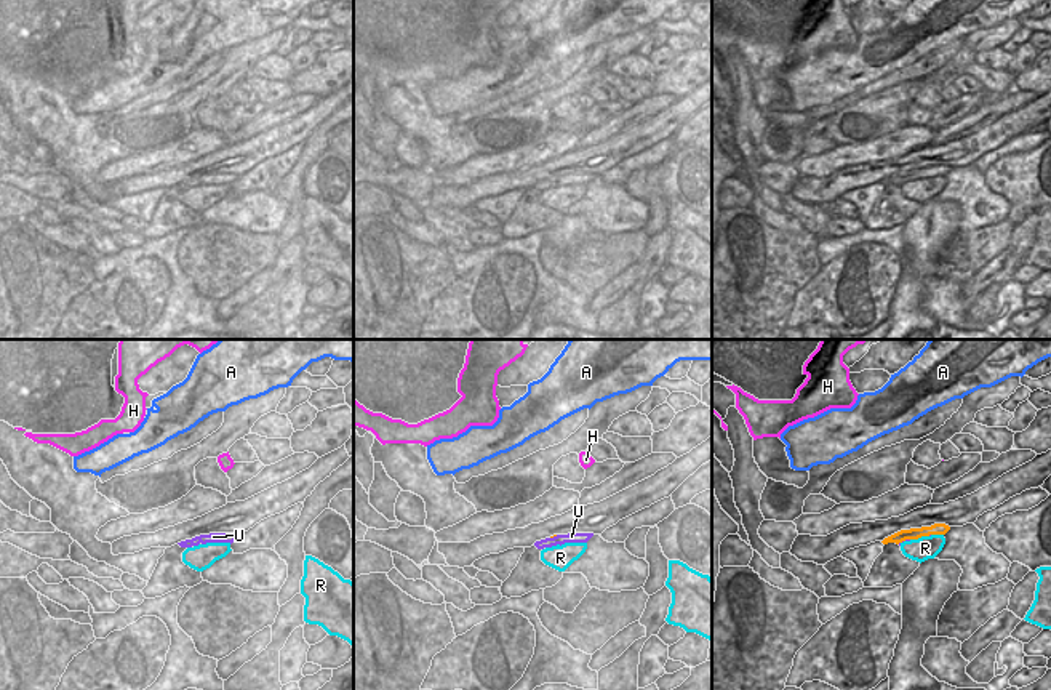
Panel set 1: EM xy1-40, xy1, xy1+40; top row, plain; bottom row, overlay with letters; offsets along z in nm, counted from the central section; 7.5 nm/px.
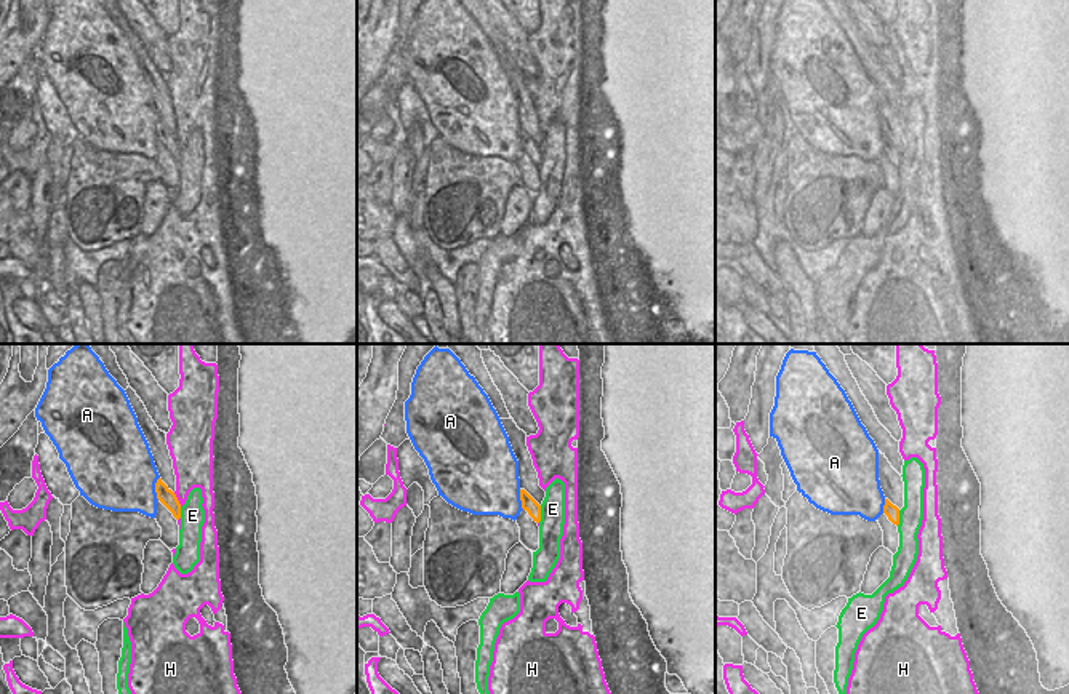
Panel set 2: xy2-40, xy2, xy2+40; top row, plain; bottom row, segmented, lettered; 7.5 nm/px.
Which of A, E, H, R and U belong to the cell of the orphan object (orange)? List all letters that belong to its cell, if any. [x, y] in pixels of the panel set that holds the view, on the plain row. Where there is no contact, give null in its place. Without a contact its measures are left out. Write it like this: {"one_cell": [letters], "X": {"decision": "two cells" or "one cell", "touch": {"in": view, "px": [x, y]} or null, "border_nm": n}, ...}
{"one_cell": ["U"], "A": {"decision": "two cells", "touch": {"in": "xy2-40", "px": [156, 130]}, "border_nm": 180}, "E": {"decision": "two cells", "touch": {"in": "xy2", "px": [540, 155]}, "border_nm": 130}, "H": {"decision": "two cells", "touch": {"in": "xy2-40", "px": [176, 141]}, "border_nm": 130}, "R": {"decision": "two cells", "touch": {"in": "xy1+40", "px": [919, 178]}, "border_nm": 150}, "U": {"decision": "one cell", "touch": {"in": "xy1+40", "px": [903, 181]}, "border_nm": 100}}

